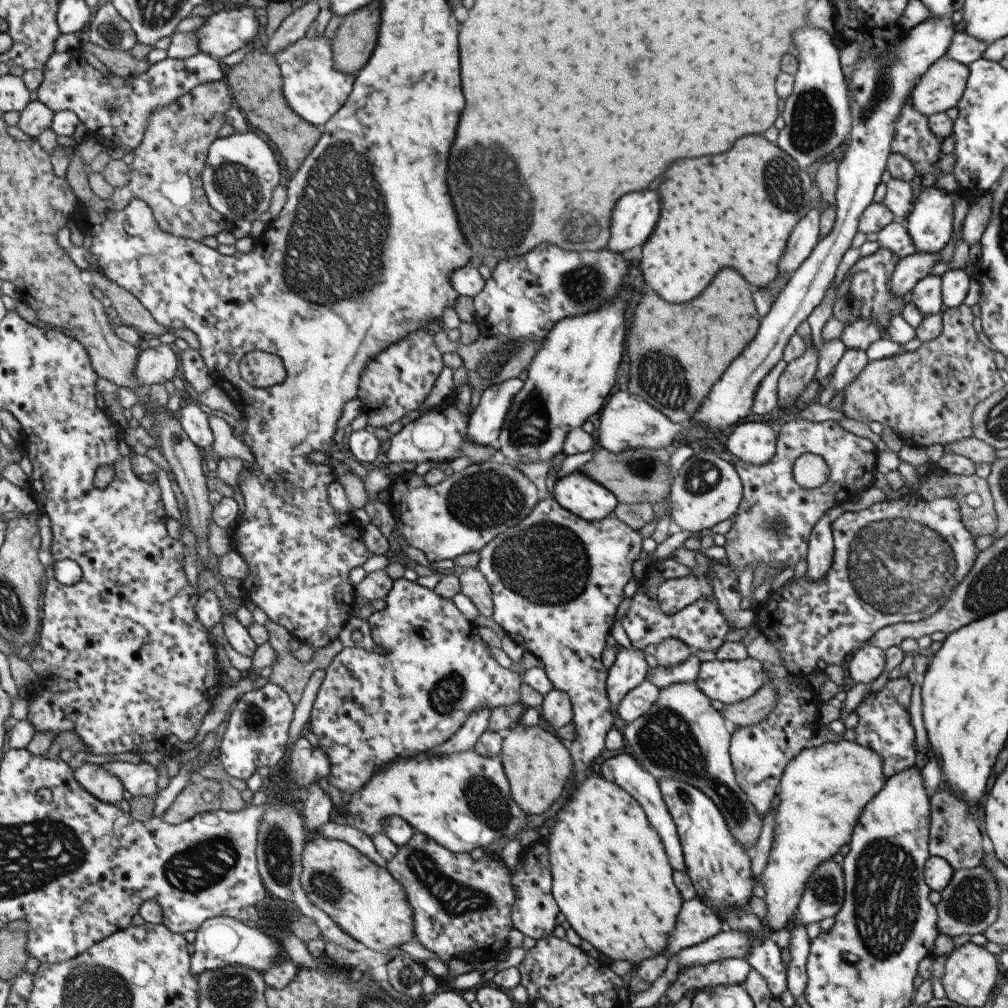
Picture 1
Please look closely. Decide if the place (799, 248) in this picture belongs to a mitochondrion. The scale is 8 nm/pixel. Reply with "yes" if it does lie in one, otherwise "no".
no

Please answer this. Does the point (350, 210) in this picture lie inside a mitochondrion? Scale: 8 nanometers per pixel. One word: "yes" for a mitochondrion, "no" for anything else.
yes

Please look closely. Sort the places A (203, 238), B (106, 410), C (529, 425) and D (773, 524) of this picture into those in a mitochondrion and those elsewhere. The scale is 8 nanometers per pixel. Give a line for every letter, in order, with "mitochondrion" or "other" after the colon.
A: other
B: other
C: mitochondrion
D: mitochondrion

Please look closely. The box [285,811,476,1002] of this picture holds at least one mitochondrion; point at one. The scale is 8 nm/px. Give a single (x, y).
(326, 885)

